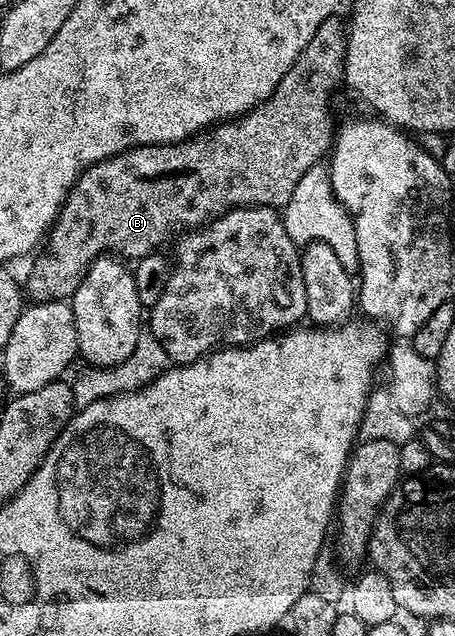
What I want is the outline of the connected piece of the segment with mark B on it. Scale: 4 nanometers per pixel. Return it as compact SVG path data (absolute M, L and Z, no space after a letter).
M337 17L328 19L315 29L315 37L307 41L307 49L299 53L295 65L283 73L283 81L279 81L273 92L246 115L216 123L208 131L198 131L193 138L184 139L181 143L132 147L130 151L113 155L87 168L69 190L57 220L49 229L43 247L45 255L38 254L32 260L34 263L29 267L29 276L23 279L23 291L28 302L71 300L96 259L106 253L116 253L125 261L152 255L168 237L173 223L178 223L181 229L200 229L233 207L285 208L299 179L313 165L322 162L333 145L335 122L329 112L329 98L333 90L343 83L347 38L342 20L341 23L339 20Z

